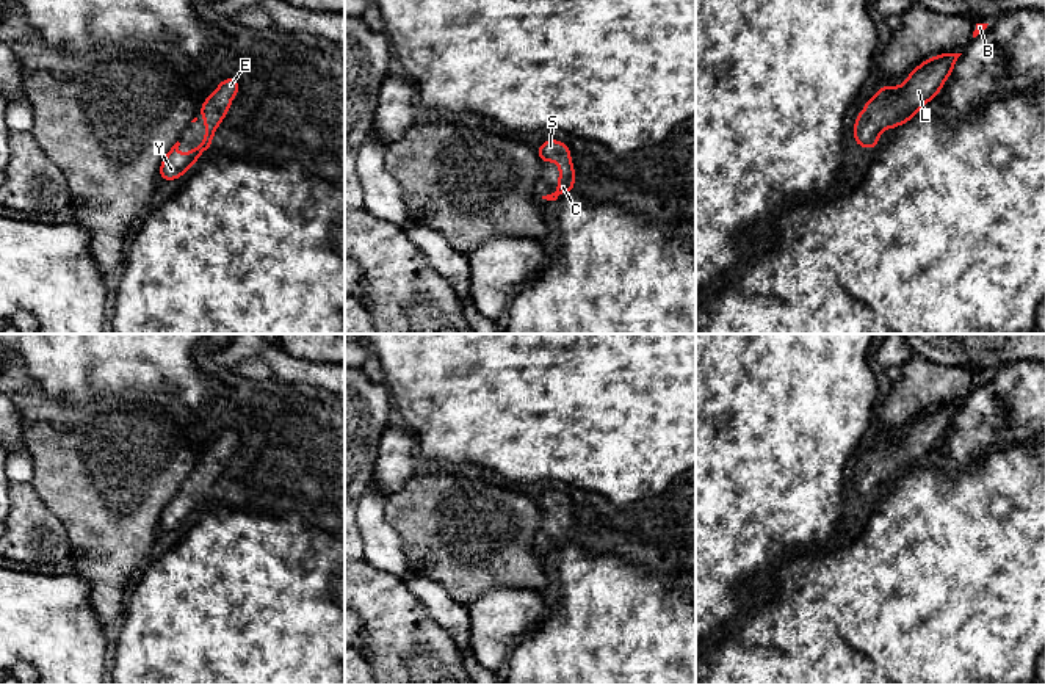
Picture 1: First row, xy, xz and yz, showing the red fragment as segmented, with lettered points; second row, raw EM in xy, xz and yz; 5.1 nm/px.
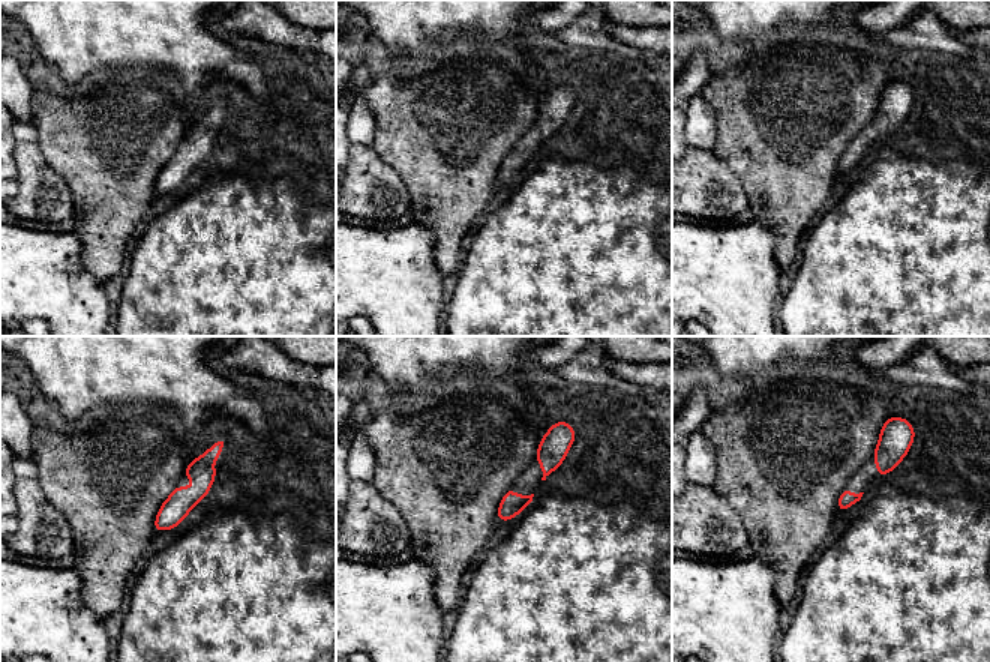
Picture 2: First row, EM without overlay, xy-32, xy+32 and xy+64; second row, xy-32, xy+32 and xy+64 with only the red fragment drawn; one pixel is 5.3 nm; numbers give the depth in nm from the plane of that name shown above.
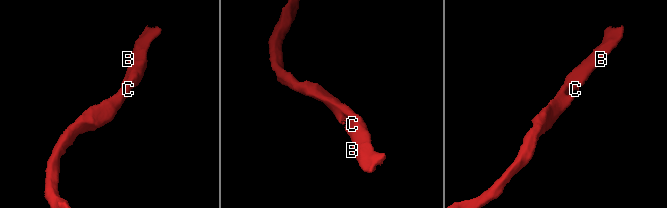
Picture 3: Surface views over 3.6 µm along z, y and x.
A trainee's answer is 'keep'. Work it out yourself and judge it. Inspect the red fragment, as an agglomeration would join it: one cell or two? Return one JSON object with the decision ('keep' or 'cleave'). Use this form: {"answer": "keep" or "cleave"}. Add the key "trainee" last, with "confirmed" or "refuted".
{"answer": "keep", "trainee": "confirmed"}

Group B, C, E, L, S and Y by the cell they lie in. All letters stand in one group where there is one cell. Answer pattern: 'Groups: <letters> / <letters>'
Groups: B C E L S Y

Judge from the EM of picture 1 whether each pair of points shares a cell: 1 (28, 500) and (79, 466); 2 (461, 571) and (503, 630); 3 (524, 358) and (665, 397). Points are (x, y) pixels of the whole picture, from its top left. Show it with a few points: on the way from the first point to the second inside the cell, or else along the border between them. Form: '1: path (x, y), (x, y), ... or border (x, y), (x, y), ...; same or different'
1: border (30, 483), (60, 522); different
2: border (516, 587), (492, 587), (466, 605); different
3: path (558, 358), (625, 358), (630, 362); same

